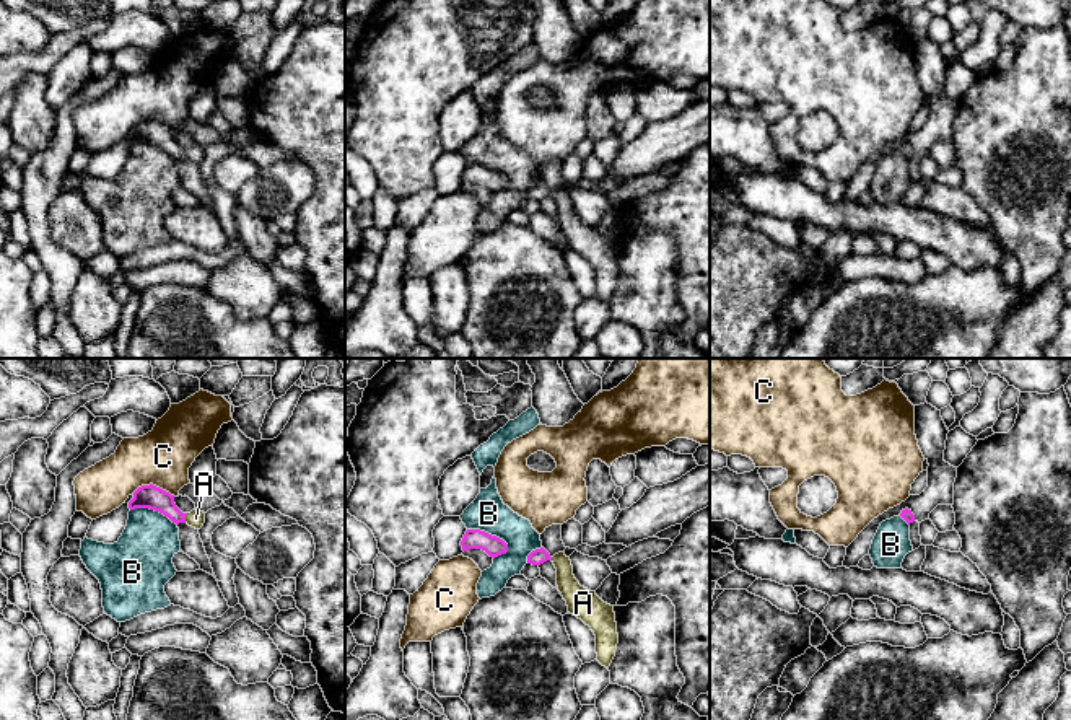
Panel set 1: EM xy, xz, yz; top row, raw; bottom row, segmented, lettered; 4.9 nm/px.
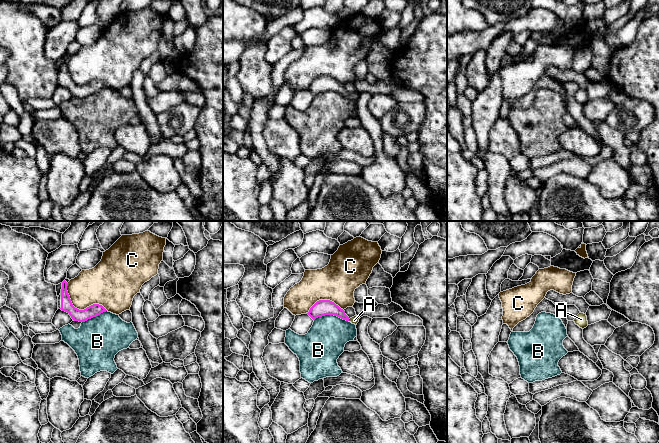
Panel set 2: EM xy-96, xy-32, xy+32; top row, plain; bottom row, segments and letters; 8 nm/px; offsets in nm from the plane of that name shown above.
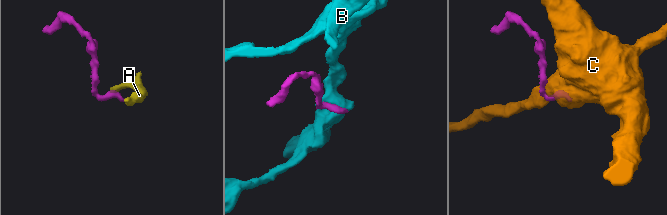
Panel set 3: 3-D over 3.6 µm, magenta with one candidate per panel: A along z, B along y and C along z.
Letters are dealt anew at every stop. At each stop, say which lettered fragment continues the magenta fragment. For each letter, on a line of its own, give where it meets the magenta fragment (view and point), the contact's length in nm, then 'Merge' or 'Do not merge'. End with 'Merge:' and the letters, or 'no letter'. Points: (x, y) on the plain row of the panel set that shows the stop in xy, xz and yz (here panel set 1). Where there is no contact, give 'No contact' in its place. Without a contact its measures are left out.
A: Touches magenta at xy (184, 153). Shared border 50 nm. Merge
B: Touches magenta at xz (490, 170). Shared border 240 nm. Do not merge
C: Touches magenta at xy (152, 119). Shared border 220 nm. Do not merge
Merge: A

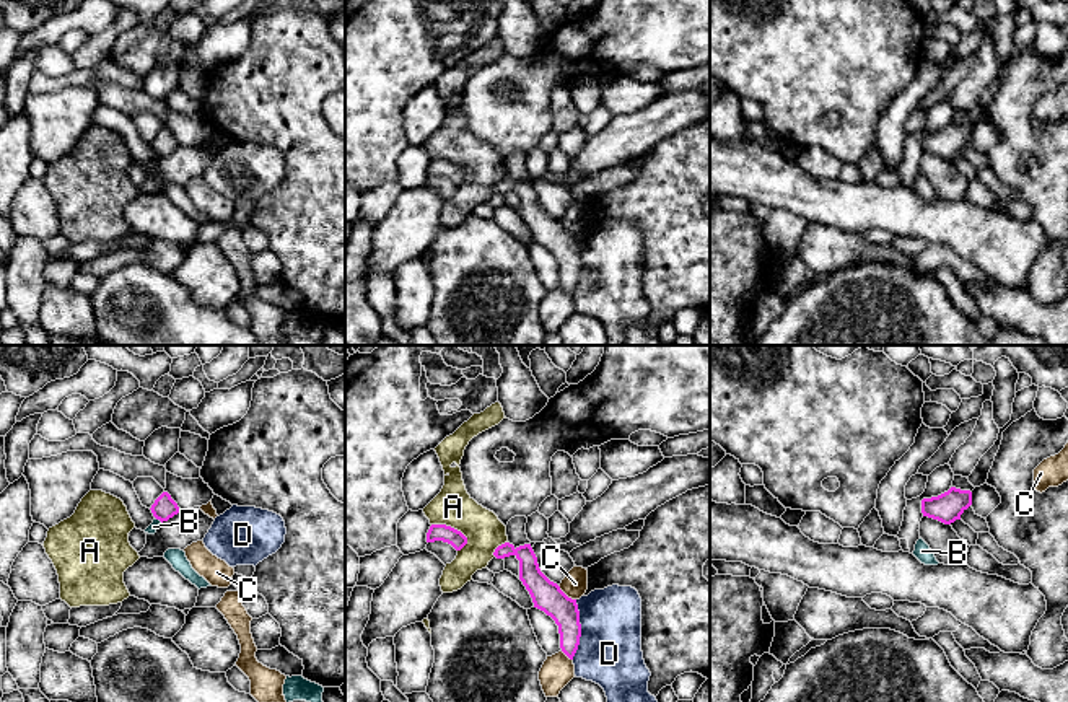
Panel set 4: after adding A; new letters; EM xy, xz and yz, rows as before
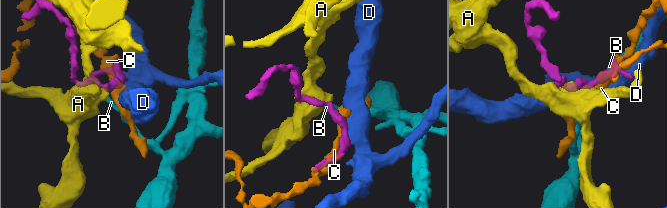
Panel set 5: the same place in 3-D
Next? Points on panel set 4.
A: Touches magenta at xz (450, 162). Shared border 200 nm. Do not merge
B: Touches magenta at xy (158, 153). Shared border 50 nm. Do not merge
C: Touches magenta at xz (565, 230). Shared border 120 nm. Do not merge
D: Touches magenta at xz (580, 264). Shared border 300 nm. Do not merge
Merge: no letter

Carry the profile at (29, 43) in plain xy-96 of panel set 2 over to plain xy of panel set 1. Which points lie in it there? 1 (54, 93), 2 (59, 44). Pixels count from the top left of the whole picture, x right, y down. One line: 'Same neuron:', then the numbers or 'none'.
Same neuron: none

